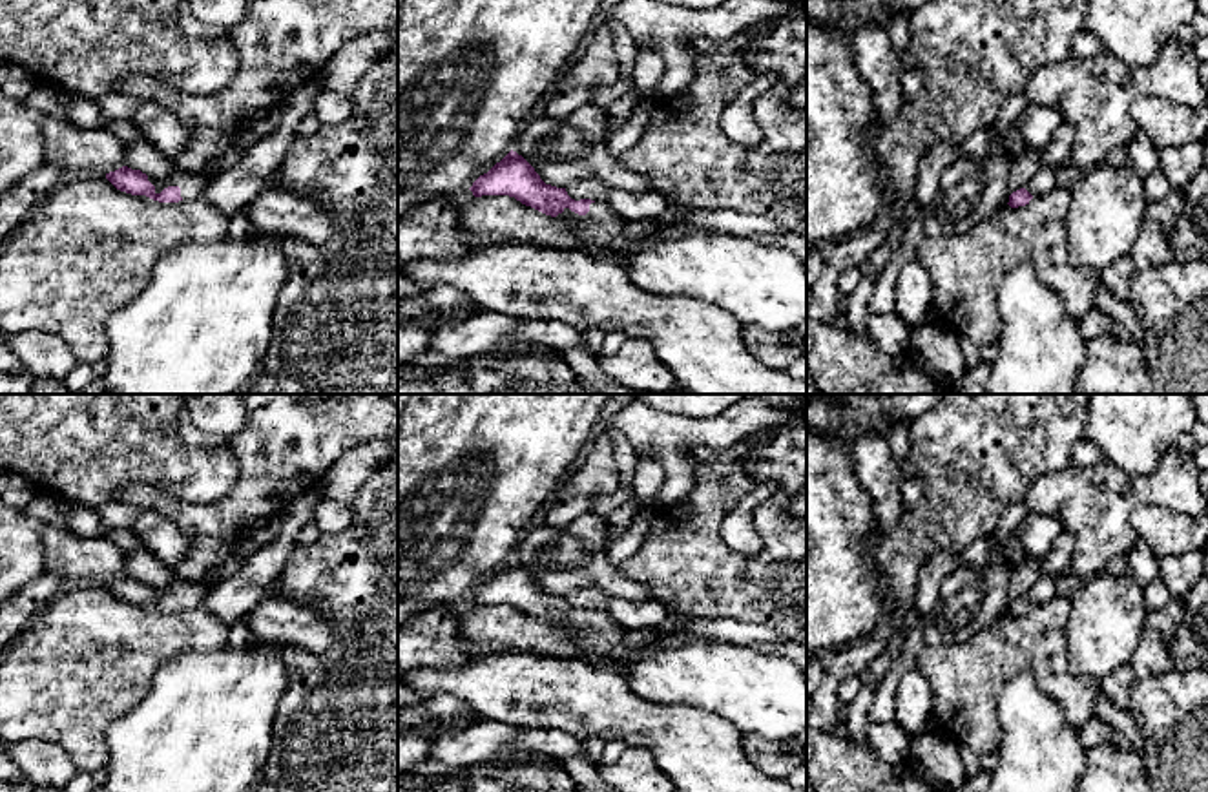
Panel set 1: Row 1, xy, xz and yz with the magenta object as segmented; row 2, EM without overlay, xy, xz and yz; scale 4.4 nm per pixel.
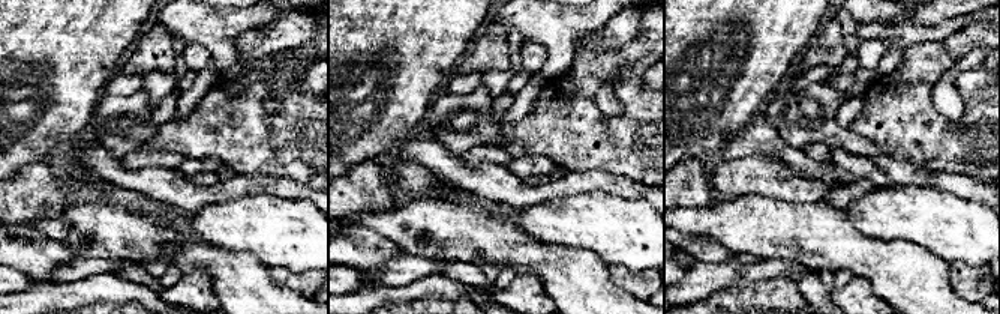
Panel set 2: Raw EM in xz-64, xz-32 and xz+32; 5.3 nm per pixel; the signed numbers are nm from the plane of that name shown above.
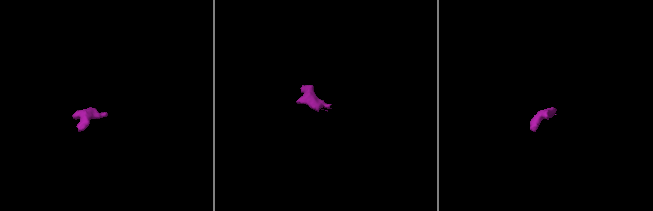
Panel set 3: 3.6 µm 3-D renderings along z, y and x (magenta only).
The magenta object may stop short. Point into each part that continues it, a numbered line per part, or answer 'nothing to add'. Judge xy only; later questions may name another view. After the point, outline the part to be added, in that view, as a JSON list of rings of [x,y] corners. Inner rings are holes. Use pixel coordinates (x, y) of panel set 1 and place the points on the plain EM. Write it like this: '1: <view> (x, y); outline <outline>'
1: xy (192, 594); outline [[[182,578],[175,580],[166,593],[151,586],[148,589],[155,595],[155,602],[161,602],[168,595],[179,595],[182,610],[201,606],[210,591],[203,580],[186,582]]]

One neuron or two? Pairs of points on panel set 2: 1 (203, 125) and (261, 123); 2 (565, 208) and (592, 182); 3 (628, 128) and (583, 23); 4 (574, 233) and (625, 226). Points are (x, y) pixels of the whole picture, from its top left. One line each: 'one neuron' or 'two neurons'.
1: one neuron
2: two neurons
3: two neurons
4: one neuron

